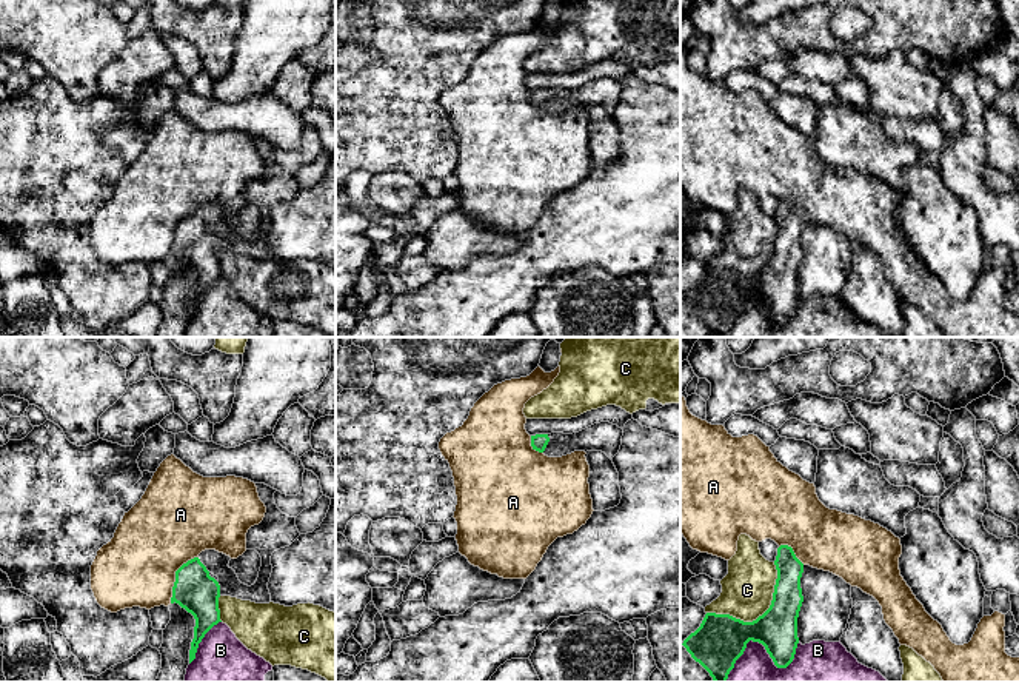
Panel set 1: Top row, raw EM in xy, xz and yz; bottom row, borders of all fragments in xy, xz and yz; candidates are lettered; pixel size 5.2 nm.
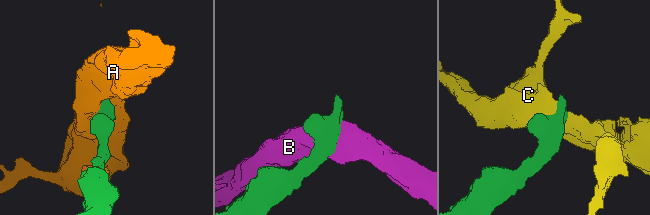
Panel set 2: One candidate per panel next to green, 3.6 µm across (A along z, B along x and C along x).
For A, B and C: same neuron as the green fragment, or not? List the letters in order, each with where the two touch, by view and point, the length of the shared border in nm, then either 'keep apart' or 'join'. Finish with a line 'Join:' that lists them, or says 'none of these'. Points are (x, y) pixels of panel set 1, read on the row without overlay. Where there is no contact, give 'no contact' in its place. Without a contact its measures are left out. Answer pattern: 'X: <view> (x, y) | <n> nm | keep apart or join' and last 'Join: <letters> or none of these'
A: xy (176, 231) | 280 nm | keep apart
B: yz (762, 299) | 440 nm | keep apart
C: yz (759, 271) | 440 nm | keep apart
Join: none of these

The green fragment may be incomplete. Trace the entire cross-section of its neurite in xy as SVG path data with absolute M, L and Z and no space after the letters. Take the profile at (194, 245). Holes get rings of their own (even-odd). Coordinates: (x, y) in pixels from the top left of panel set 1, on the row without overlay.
M256 139L256 142L257 142L260 155L266 162L263 176L259 180L251 182L246 188L246 205L256 205L262 212L262 222L256 239L251 242L242 239L236 226L228 222L231 212L215 205L202 206L197 212L188 216L175 226L175 237L172 242L171 259L174 257L179 259L195 274L194 294L191 297L191 305L189 305L189 319L195 314L199 299L202 297L205 289L214 280L222 277L220 265L219 265L219 252L231 251L242 256L251 256L256 259L269 259L271 249L268 245L268 237L272 228L271 211L274 206L289 202L300 191L296 182L296 172L289 172L277 163L274 155L274 148L277 145L265 139Z

